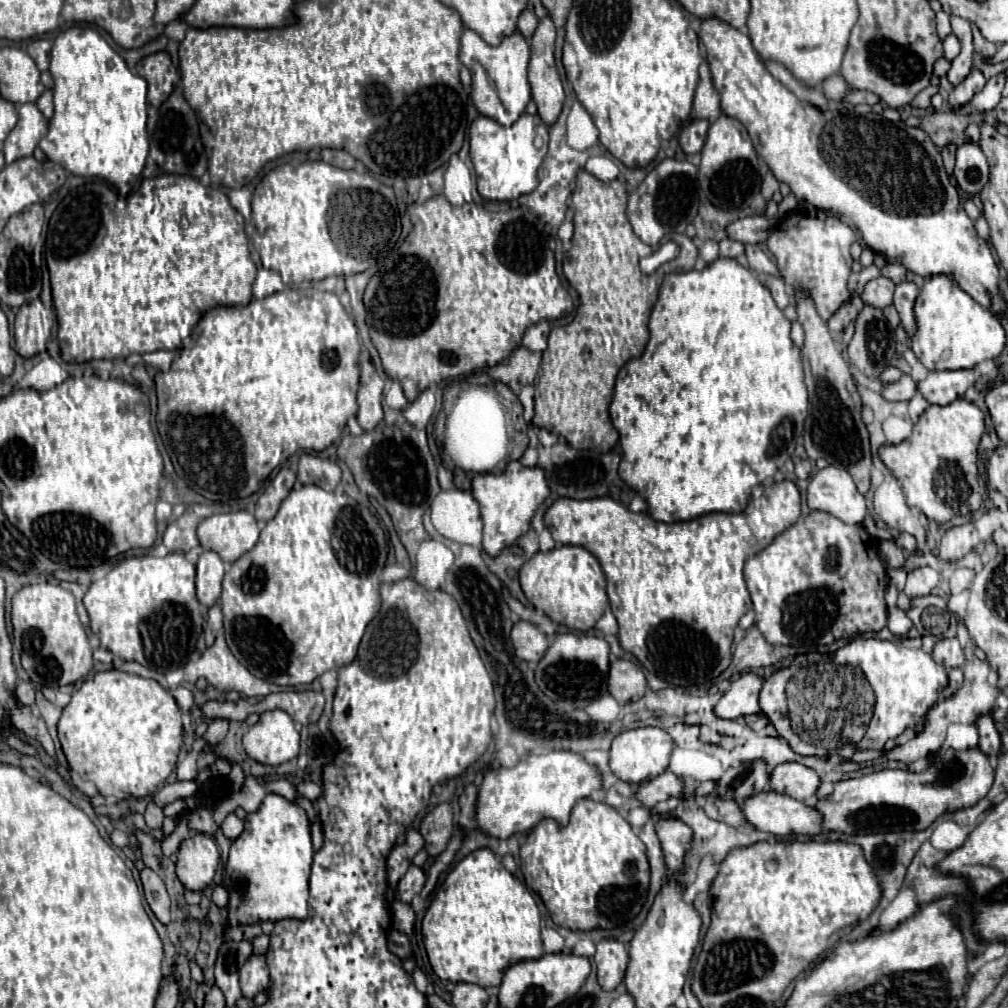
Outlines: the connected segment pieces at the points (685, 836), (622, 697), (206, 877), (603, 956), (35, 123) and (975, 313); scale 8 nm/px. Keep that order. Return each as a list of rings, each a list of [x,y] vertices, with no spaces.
[[[665,818],[657,826],[661,846],[665,850],[665,862],[669,872],[683,866],[683,856],[691,848],[691,828],[677,818]]]
[[[613,660],[609,666],[609,694],[619,702],[627,704],[639,700],[647,690],[647,680],[637,664],[631,660]]]
[[[197,832],[181,842],[175,872],[185,888],[201,892],[205,886],[211,884],[217,864],[219,864],[217,844],[209,836]]]
[[[601,940],[595,950],[595,966],[597,966],[597,982],[605,990],[615,990],[625,976],[625,968],[629,962],[627,946],[617,940]]]
[[[35,104],[19,106],[19,122],[5,140],[5,162],[11,164],[21,156],[31,156],[41,136],[47,134],[47,120]]]
[[[933,276],[919,290],[915,302],[917,332],[911,338],[911,348],[919,362],[929,370],[963,370],[975,364],[997,358],[1005,348],[1005,328],[999,316],[975,302],[949,276]]]

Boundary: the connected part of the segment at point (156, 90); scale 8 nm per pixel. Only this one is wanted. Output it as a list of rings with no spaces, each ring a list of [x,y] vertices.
[[[157,52],[143,58],[135,70],[139,76],[145,76],[145,82],[149,86],[147,100],[153,108],[159,108],[179,82],[179,72],[167,52]]]

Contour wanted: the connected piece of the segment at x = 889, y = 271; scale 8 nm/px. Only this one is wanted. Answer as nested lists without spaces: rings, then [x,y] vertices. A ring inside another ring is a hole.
[[[899,262],[887,263],[882,269],[883,276],[891,279],[896,285],[907,278],[907,270]]]

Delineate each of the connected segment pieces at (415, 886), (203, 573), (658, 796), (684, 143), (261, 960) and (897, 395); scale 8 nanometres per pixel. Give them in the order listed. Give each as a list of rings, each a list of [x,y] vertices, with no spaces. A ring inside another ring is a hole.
[[[411,866],[407,874],[401,878],[395,894],[401,902],[411,902],[411,898],[421,892],[423,884],[425,884],[425,872],[419,866]]]
[[[203,552],[197,562],[197,598],[203,606],[217,604],[221,596],[221,580],[225,574],[225,564],[215,552]]]
[[[667,770],[665,774],[643,782],[637,788],[637,800],[641,800],[647,808],[651,808],[659,800],[667,800],[671,796],[679,796],[681,792],[683,792],[683,780],[677,774]]]
[[[691,120],[679,136],[679,144],[683,148],[685,154],[697,154],[703,144],[705,144],[705,136],[709,130],[709,122],[707,120]]]
[[[251,956],[241,966],[241,992],[247,998],[255,998],[259,992],[269,988],[269,970],[265,964],[265,956]]]
[[[903,374],[897,384],[883,386],[881,394],[887,400],[911,400],[917,394],[917,382],[909,374]]]

